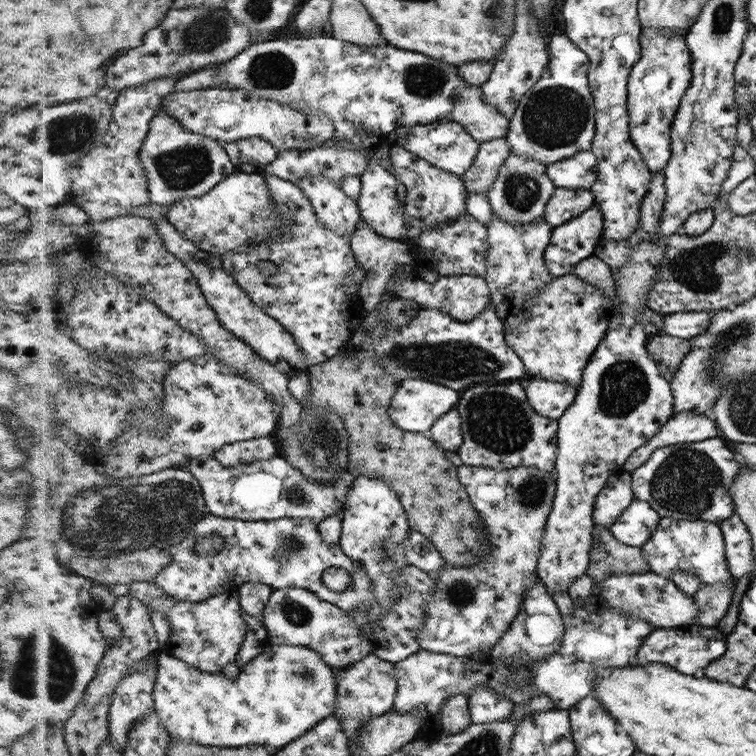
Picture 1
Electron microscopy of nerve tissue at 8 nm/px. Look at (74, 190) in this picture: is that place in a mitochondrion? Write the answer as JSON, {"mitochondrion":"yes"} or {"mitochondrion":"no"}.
{"mitochondrion":"no"}

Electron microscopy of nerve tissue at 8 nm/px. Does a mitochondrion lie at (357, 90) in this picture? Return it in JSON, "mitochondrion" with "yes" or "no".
{"mitochondrion":"no"}

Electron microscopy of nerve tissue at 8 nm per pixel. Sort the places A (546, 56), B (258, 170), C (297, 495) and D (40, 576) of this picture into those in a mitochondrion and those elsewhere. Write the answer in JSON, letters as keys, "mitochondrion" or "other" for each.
{"A":"other","B":"other","C":"mitochondrion","D":"other"}

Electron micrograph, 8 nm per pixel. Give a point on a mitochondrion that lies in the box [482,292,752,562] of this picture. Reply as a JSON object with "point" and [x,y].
{"point":[687,481]}

